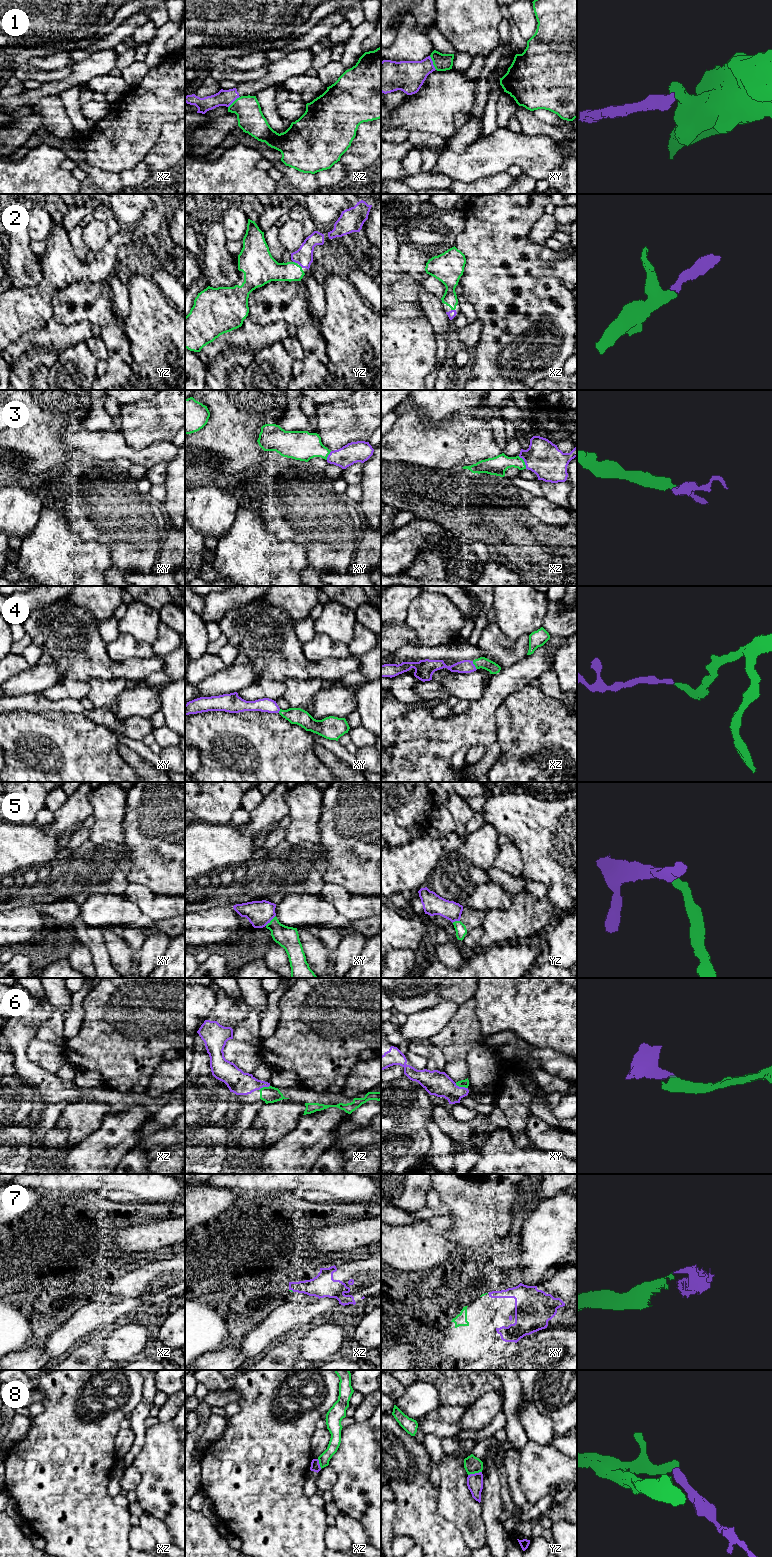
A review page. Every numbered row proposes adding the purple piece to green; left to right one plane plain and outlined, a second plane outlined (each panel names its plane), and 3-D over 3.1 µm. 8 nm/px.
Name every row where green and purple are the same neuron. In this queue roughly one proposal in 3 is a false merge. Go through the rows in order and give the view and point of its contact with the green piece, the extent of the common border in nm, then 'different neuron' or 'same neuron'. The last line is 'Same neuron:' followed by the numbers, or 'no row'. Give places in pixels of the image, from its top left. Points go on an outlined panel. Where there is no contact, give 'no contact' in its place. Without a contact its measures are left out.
1: meets green in xy at (433, 63); contact 130 nm long; different neuron
2: meets green in yz at (294, 262); contact 40 nm long; same neuron
3: meets green in xz at (524, 462); contact 120 nm long; same neuron
4: meets green in xz at (474, 664); contact 80 nm long; same neuron
5: meets green in xy at (271, 920); contact 120 nm long; different neuron
6: meets green in xy at (461, 1086); contact 110 nm long; same neuron
7: meets green in xz at (291, 1290); contact 40 nm long; same neuron
8: meets green in yz at (474, 1473); contact 120 nm long; different neuron
Same neuron: 2, 3, 4, 6, 7

